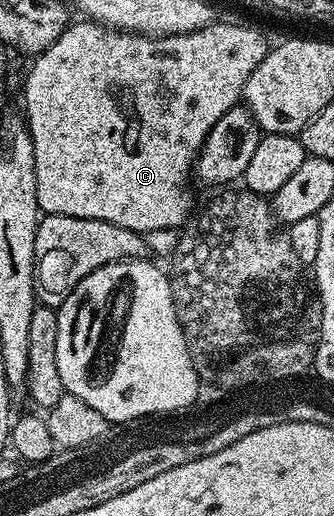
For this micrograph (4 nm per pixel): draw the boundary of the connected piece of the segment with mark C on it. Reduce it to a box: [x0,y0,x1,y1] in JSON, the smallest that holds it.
[25,21,271,233]

